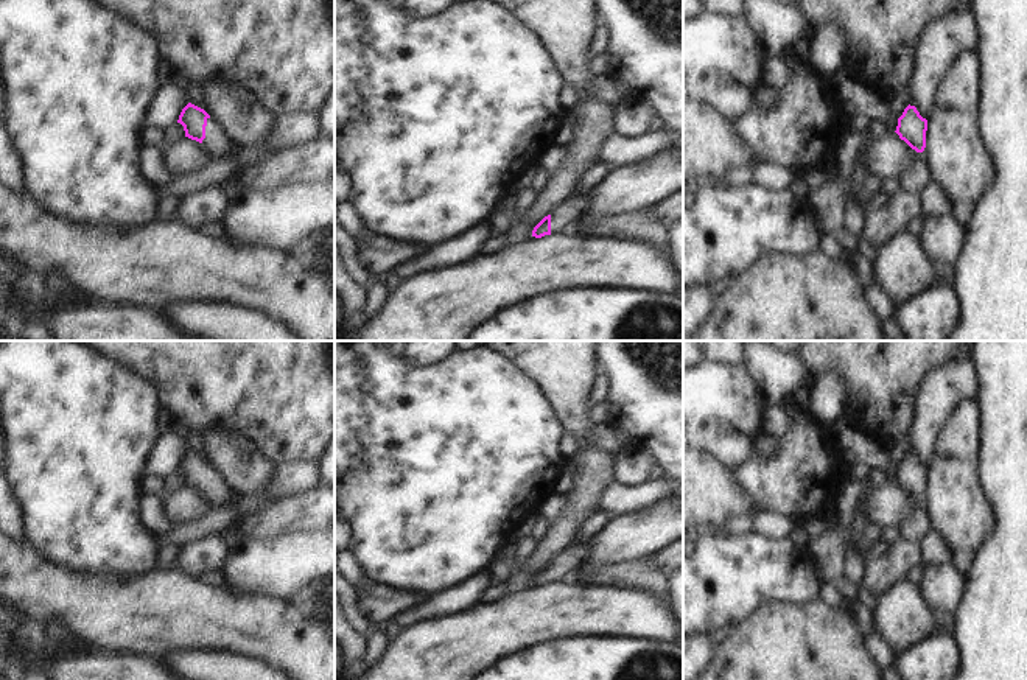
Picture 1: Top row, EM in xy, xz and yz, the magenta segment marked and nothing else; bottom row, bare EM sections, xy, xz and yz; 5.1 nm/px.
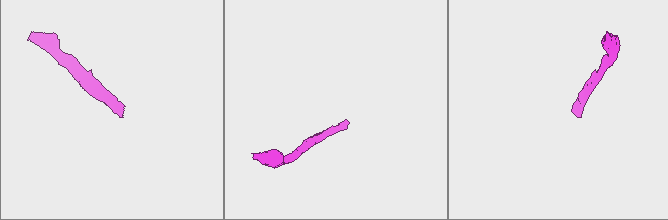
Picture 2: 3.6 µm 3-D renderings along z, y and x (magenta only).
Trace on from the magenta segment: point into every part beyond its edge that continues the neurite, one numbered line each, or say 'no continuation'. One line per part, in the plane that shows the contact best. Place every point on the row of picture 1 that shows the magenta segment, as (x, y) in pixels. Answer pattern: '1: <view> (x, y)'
1: xy (217, 143)

